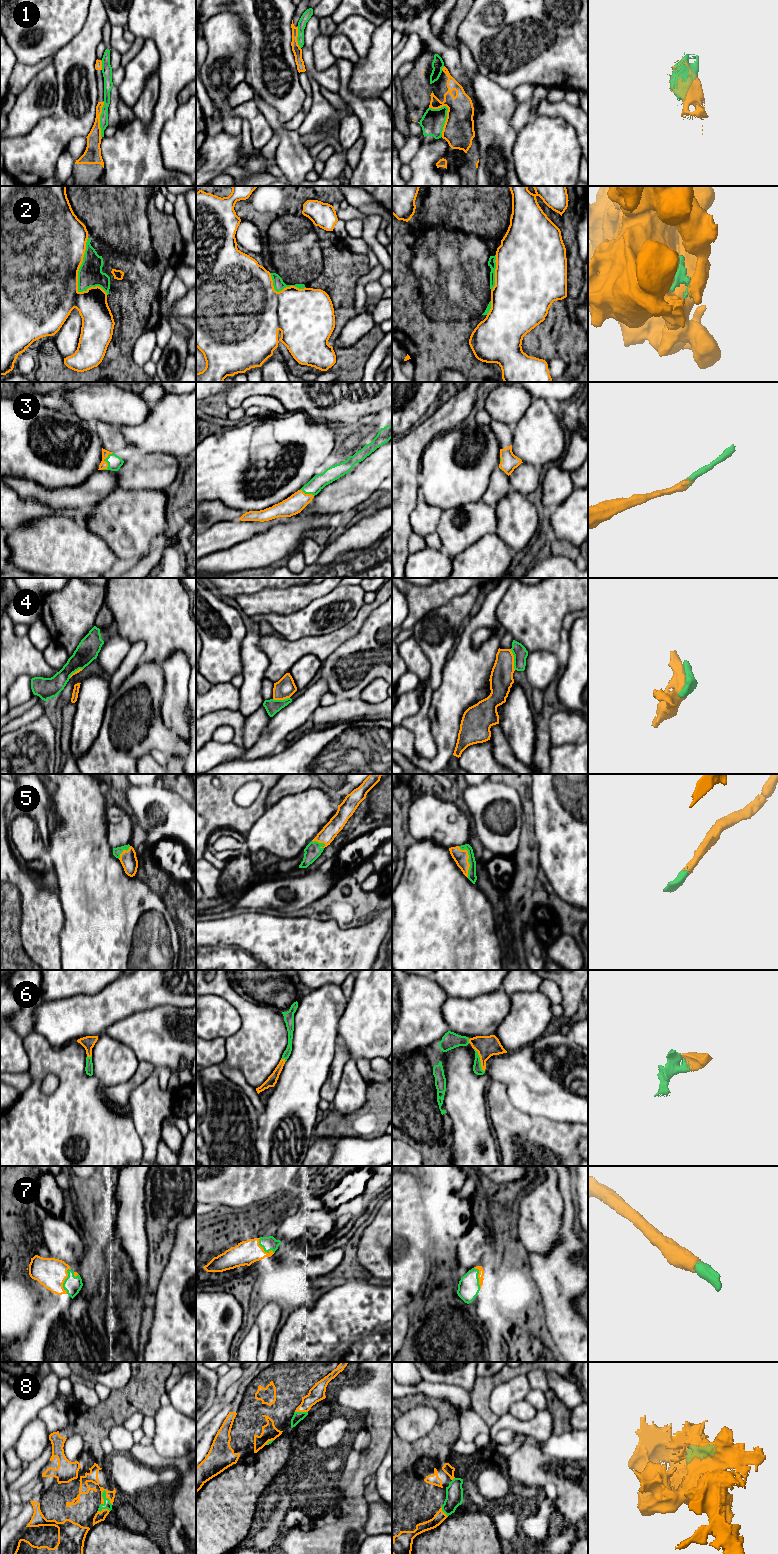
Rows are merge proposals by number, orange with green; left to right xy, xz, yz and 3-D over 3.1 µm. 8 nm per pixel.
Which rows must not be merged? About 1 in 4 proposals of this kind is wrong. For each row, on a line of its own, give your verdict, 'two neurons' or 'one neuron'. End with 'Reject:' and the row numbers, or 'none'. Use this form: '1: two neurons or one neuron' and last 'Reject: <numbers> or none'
1: two neurons
2: two neurons
3: one neuron
4: two neurons
5: one neuron
6: one neuron
7: one neuron
8: one neuron
Reject: 1, 2, 4

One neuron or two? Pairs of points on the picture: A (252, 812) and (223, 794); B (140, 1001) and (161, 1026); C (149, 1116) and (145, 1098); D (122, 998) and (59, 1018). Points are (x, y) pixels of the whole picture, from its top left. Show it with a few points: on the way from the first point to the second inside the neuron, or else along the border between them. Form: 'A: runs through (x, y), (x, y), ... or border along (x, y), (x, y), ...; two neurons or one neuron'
A: runs through (244, 812), (238, 812), (228, 802); one neuron
B: border along (170, 1004), (137, 1010), (125, 1017); two neurons
C: runs through (148, 1112), (148, 1102); one neuron
D: runs through (106, 1007), (92, 1015), (75, 1017); one neuron

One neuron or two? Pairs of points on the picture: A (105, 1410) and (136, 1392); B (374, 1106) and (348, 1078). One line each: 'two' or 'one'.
A: one
B: two

